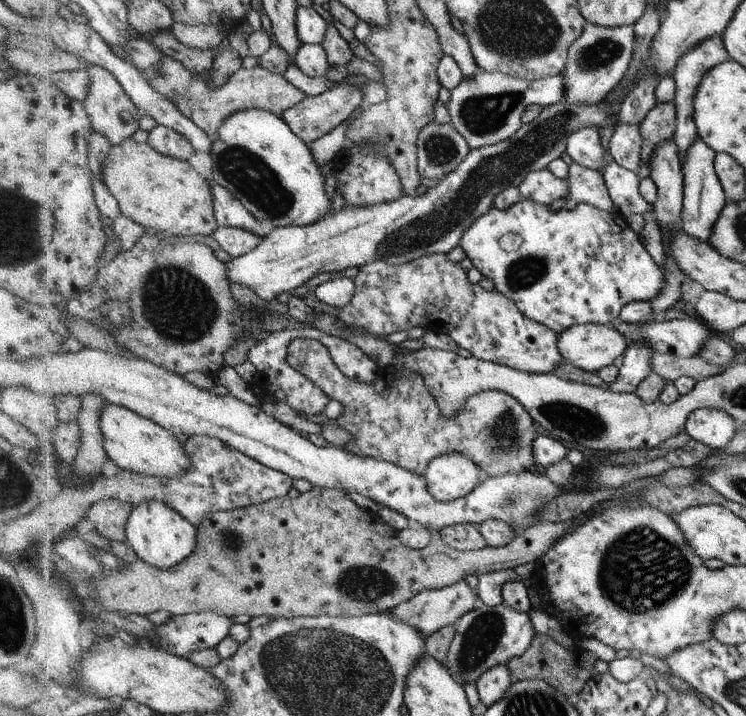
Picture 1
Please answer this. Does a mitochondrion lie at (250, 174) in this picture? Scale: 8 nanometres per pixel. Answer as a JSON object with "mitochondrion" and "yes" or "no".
{"mitochondrion":"yes"}

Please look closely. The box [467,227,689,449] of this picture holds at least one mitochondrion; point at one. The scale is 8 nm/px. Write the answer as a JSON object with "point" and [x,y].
{"point":[570,420]}

